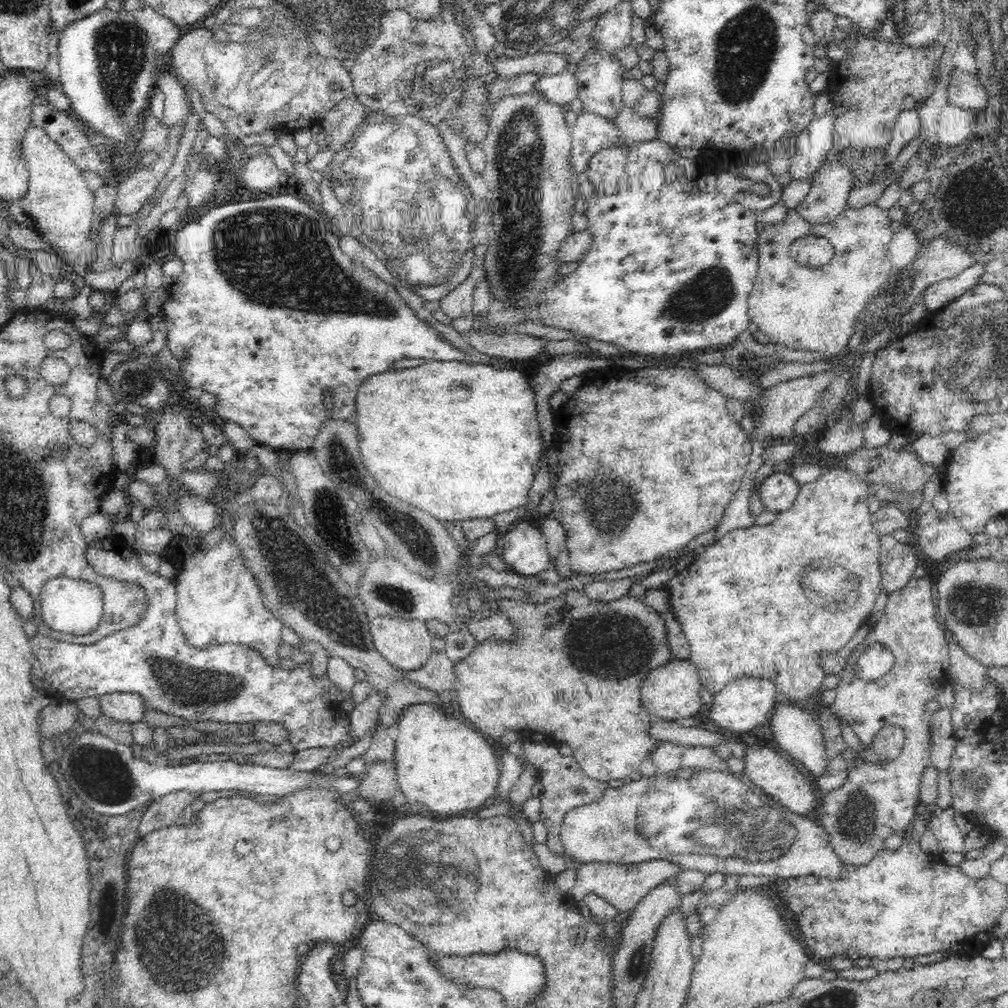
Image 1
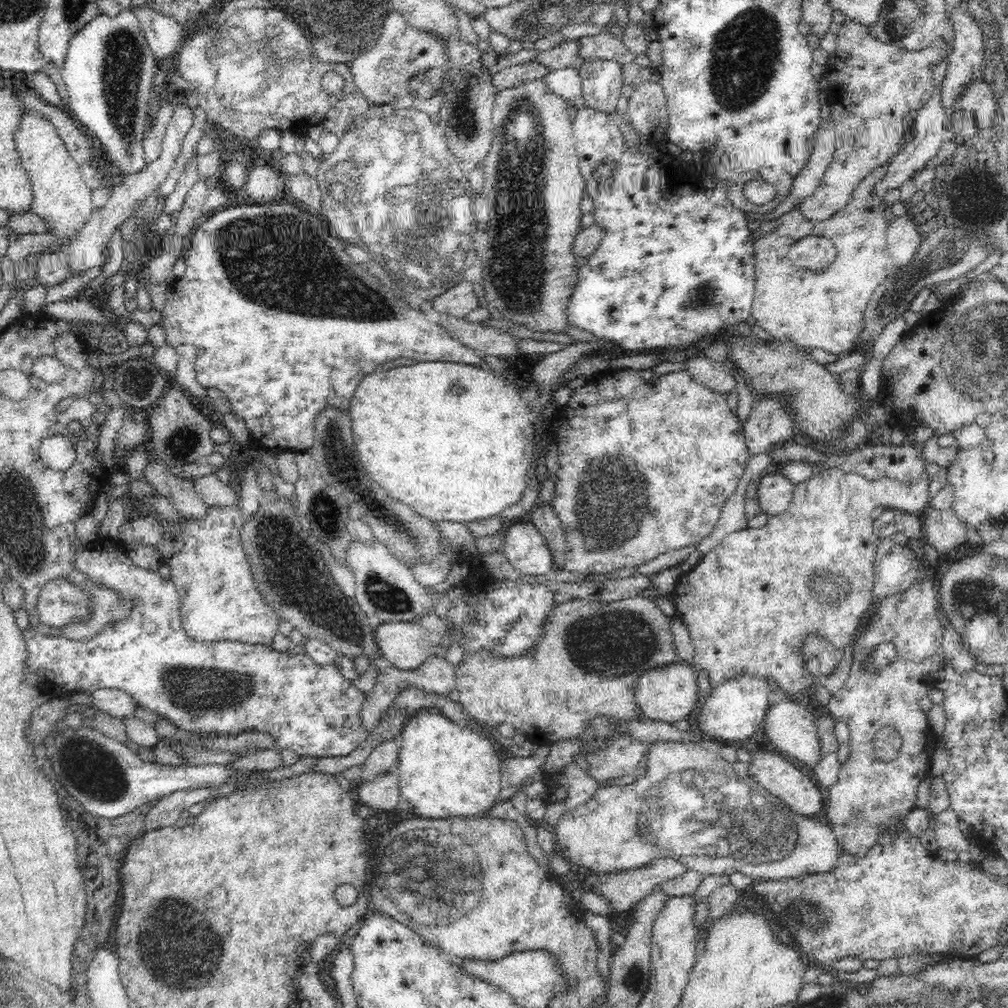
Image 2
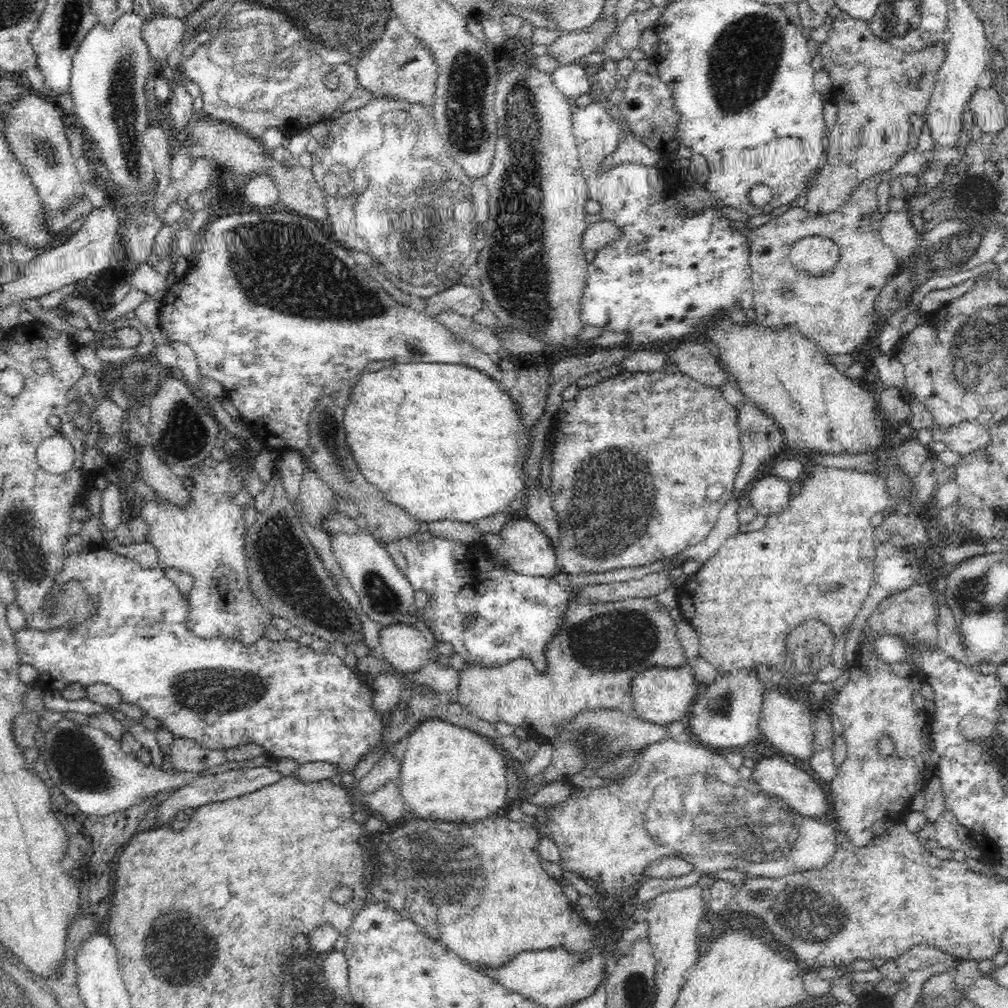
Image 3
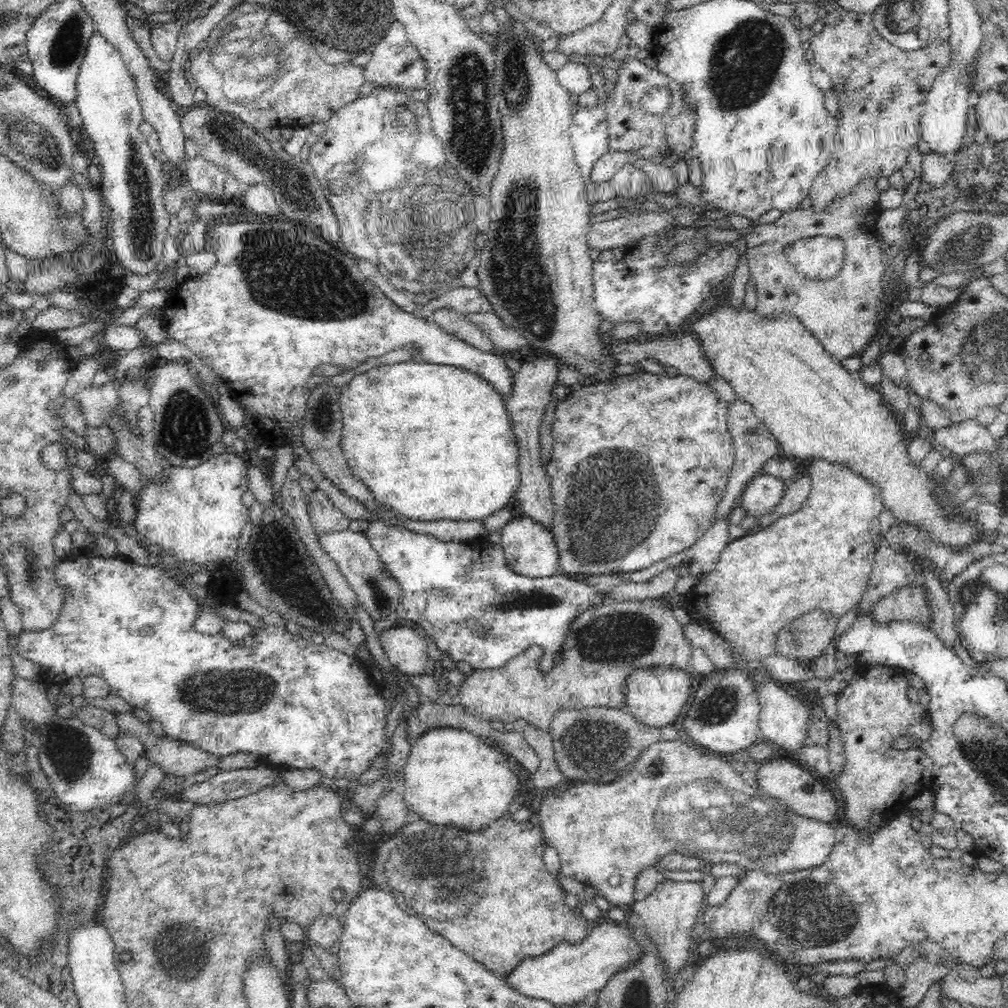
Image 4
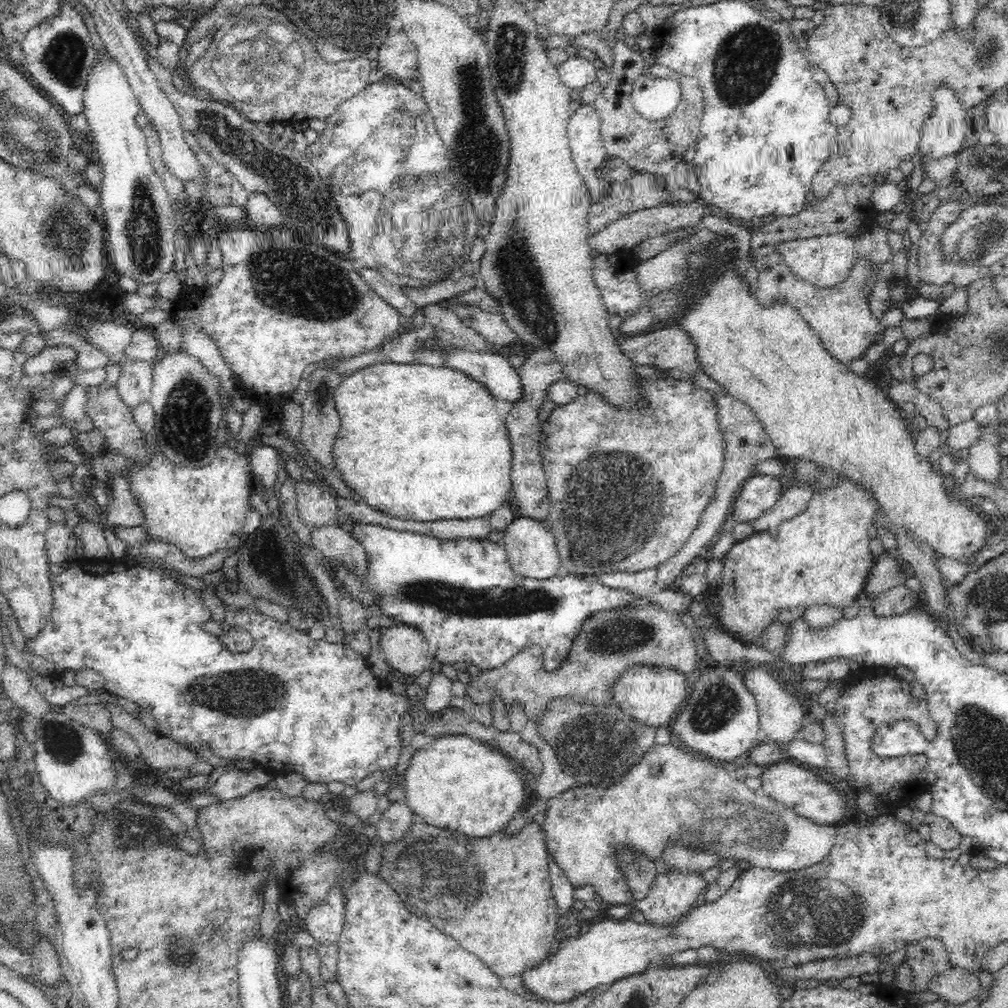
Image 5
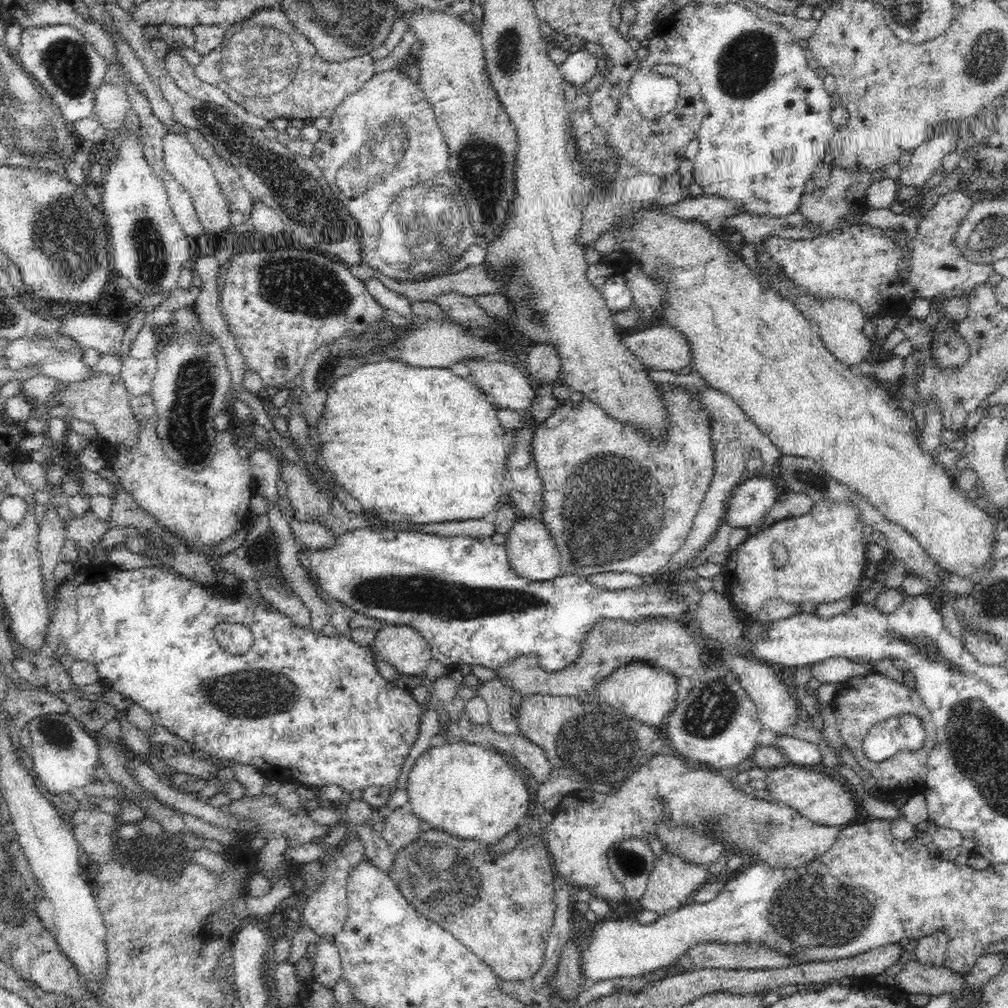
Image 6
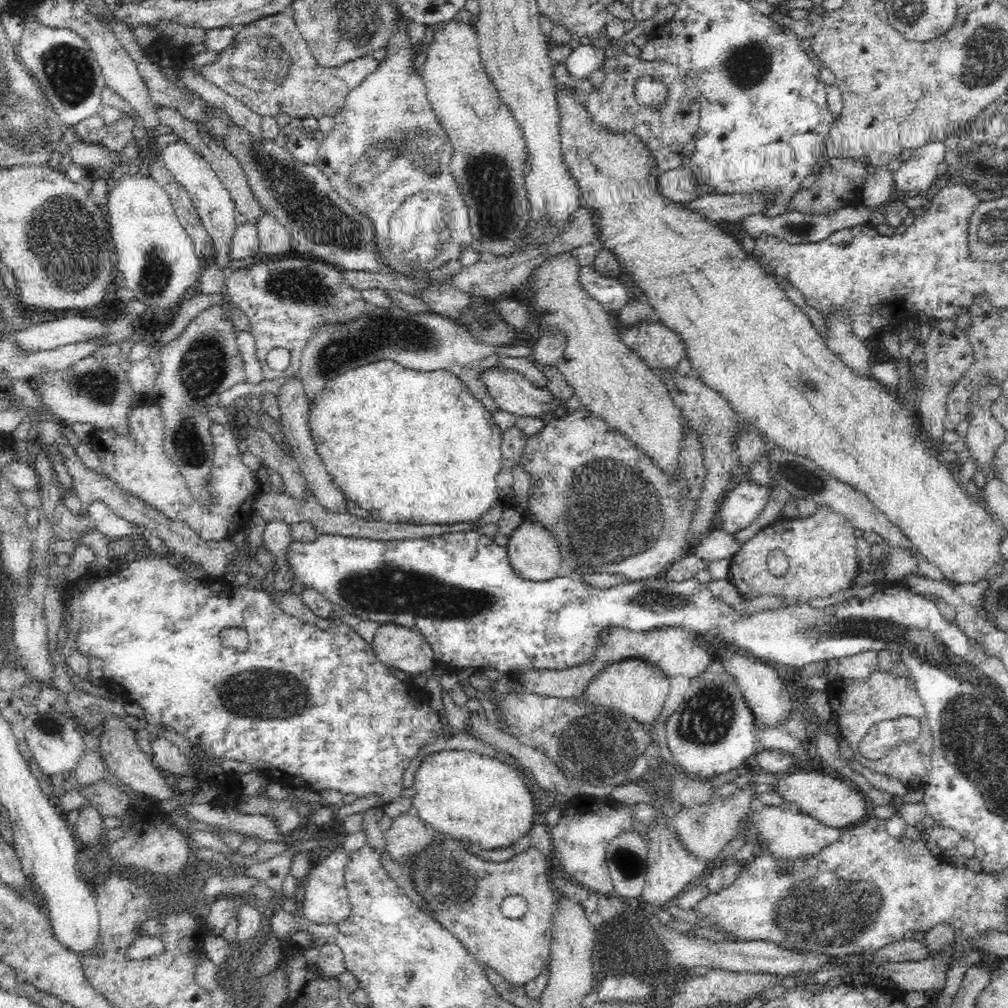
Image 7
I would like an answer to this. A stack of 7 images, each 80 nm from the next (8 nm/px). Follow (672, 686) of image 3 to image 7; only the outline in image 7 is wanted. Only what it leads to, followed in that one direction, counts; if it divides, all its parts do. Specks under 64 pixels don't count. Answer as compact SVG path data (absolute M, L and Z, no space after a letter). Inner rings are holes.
M627 659L610 664L598 673L582 694L587 702L614 709L647 727L656 722L670 694L670 680L662 670L639 659Z

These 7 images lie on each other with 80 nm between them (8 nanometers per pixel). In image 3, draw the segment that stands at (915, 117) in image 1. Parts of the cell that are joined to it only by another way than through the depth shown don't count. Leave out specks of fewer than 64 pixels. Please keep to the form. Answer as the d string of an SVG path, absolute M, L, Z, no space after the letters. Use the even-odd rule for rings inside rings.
M874 174L870 176L867 180L864 180L860 185L857 186L856 190L852 193L852 197L848 200L848 203L844 204L841 208L838 208L835 212L825 216L810 216L806 213L806 210L802 207L801 204L794 205L790 207L787 212L784 212L782 216L777 216L774 219L771 219L766 224L763 224L755 229L752 229L747 233L748 235L748 245L750 245L750 268L751 268L751 280L754 284L753 292L753 304L752 307L755 312L754 321L761 325L762 328L786 328L786 326L792 326L799 328L799 331L808 339L812 340L815 345L824 351L828 355L834 354L856 354L859 348L862 348L862 342L868 336L868 333L872 328L874 328L873 320L873 304L876 298L876 295L880 292L880 289L884 288L886 282L891 276L898 275L898 259L895 257L895 254L892 252L892 249L884 244L880 234L880 226L882 226L882 219L884 216L880 214L878 208L878 198L876 194L876 188L878 184L882 182L883 174ZM807 236L821 236L833 240L839 246L839 259L838 262L834 265L834 270L828 272L824 276L808 276L803 272L797 270L792 264L792 260L789 257L789 248L793 242L800 240L801 238Z

